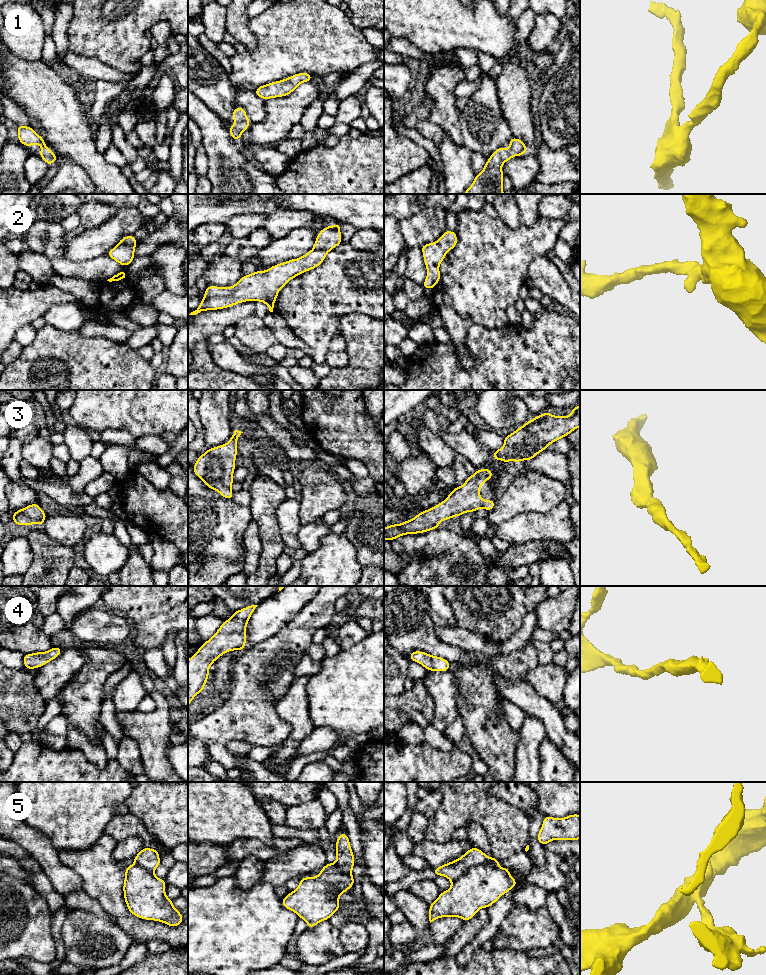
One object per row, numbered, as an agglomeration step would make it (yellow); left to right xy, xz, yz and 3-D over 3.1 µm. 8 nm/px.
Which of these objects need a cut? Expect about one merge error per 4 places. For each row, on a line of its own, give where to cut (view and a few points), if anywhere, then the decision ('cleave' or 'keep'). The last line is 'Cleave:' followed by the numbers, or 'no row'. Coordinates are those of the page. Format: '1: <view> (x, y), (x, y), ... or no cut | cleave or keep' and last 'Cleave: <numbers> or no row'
1: no cut | keep
2: no cut | keep
3: no cut | keep
4: no cut | keep
5: yz (496, 866), (489, 864), (471, 866), (452, 882) | cleave
Cleave: 5

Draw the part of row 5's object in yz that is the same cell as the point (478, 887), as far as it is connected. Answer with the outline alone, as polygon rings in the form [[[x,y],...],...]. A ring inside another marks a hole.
[[[479,864],[465,870],[449,890],[441,892],[429,905],[430,923],[441,917],[459,917],[465,922],[479,909],[493,905],[518,883],[510,875],[509,868]]]

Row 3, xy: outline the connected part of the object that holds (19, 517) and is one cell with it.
[[[38,503],[30,504],[16,512],[12,513],[12,522],[19,526],[30,526],[34,523],[41,527],[48,515],[40,508]]]

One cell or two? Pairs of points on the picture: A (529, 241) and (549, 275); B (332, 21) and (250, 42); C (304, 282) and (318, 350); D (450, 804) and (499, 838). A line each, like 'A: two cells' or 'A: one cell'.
A: two cells
B: two cells
C: one cell
D: one cell

